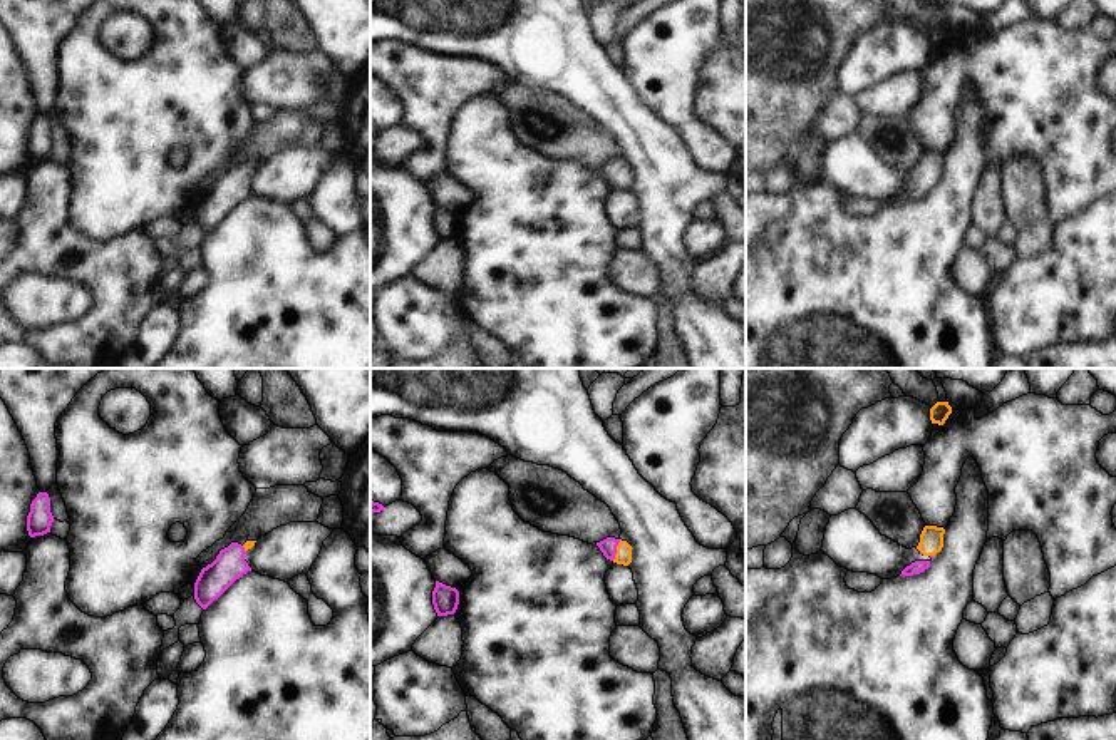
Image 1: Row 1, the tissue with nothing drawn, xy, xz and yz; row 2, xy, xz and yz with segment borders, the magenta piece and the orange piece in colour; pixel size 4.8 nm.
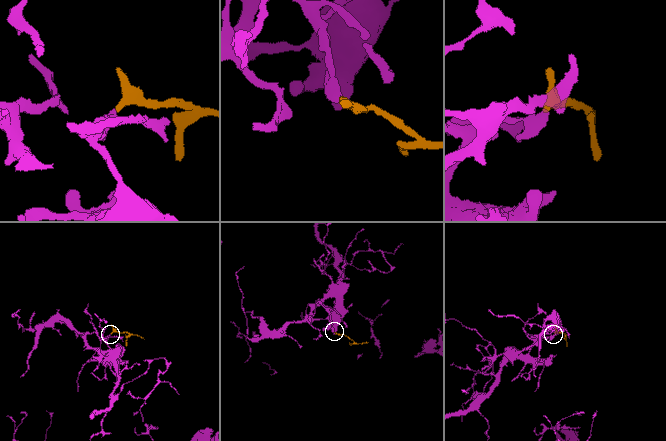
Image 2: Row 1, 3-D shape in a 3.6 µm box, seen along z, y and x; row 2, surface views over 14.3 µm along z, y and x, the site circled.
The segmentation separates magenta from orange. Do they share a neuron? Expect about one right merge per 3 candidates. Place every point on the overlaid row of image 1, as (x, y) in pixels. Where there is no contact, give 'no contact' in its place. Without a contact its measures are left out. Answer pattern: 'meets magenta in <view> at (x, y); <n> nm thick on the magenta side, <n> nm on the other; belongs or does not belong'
meets magenta in xz at (615, 549); 80 nm thick on the magenta side, 80 nm on the other; belongs

